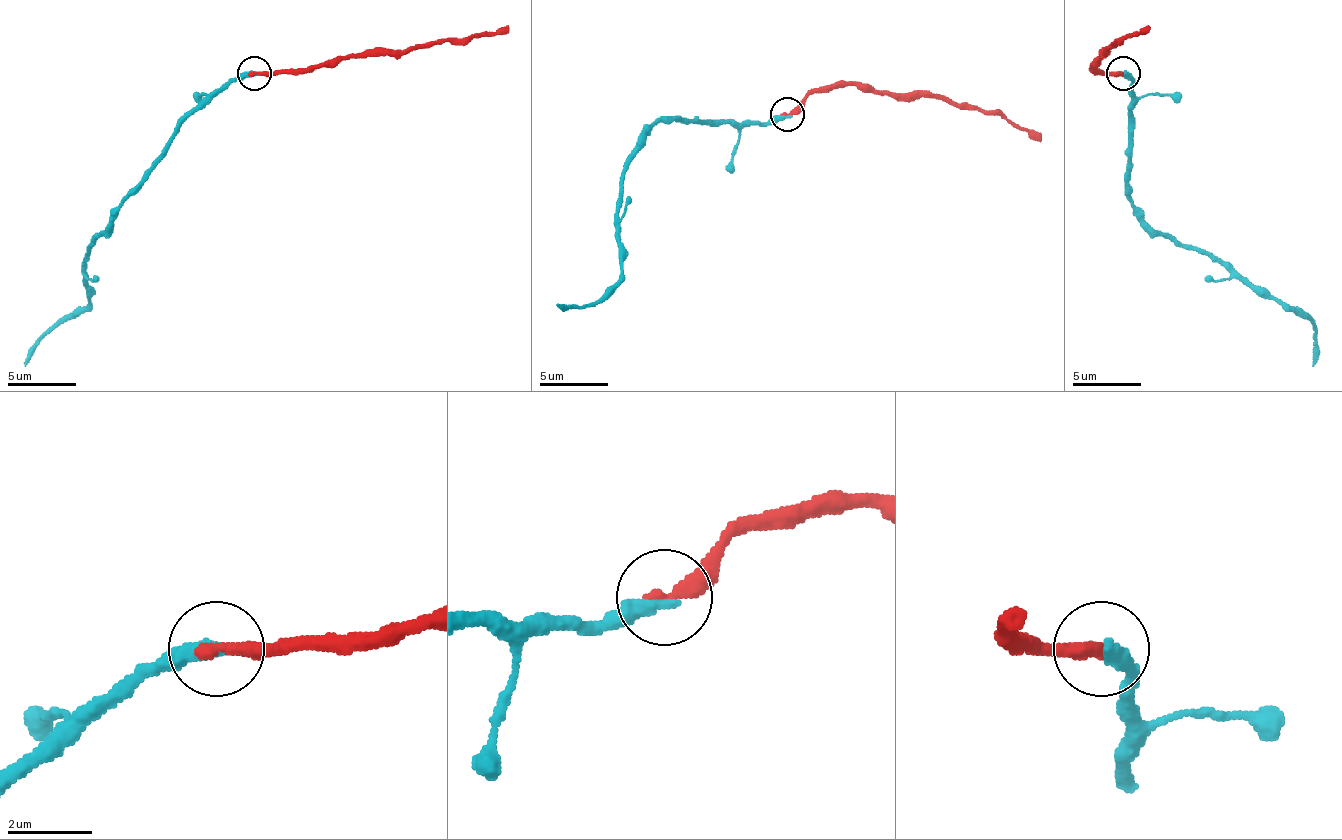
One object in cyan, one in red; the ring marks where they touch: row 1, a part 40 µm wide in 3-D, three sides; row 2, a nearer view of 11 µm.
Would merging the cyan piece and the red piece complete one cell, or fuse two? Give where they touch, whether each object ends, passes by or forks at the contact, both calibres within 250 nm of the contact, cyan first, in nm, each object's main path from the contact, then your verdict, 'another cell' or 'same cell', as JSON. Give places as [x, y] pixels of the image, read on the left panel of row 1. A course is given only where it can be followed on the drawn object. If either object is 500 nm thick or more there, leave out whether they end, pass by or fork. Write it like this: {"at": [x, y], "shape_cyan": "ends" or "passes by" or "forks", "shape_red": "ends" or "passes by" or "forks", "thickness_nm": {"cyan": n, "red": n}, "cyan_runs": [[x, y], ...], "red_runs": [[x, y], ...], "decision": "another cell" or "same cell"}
{"at": [254, 73], "shape_cyan": "ends", "shape_red": "ends", "thickness_nm": {"cyan": 400, "red": 340}, "cyan_runs": [[254, 74], [226, 81], [178, 129], [168, 153], [89, 245], [86, 262], [89, 303], [58, 324], [24, 365]], "red_runs": [[254, 74], [336, 64], [346, 57], [404, 53], [428, 43], [469, 40], [507, 26]], "decision": "same cell"}

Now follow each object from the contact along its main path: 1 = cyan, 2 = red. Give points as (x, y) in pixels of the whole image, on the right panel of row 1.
1: (1124, 74), (1130, 81), (1130, 201), (1158, 231), (1230, 262), (1312, 324), (1312, 365)
2: (1124, 74), (1100, 71), (1093, 64), (1113, 43), (1151, 26)

